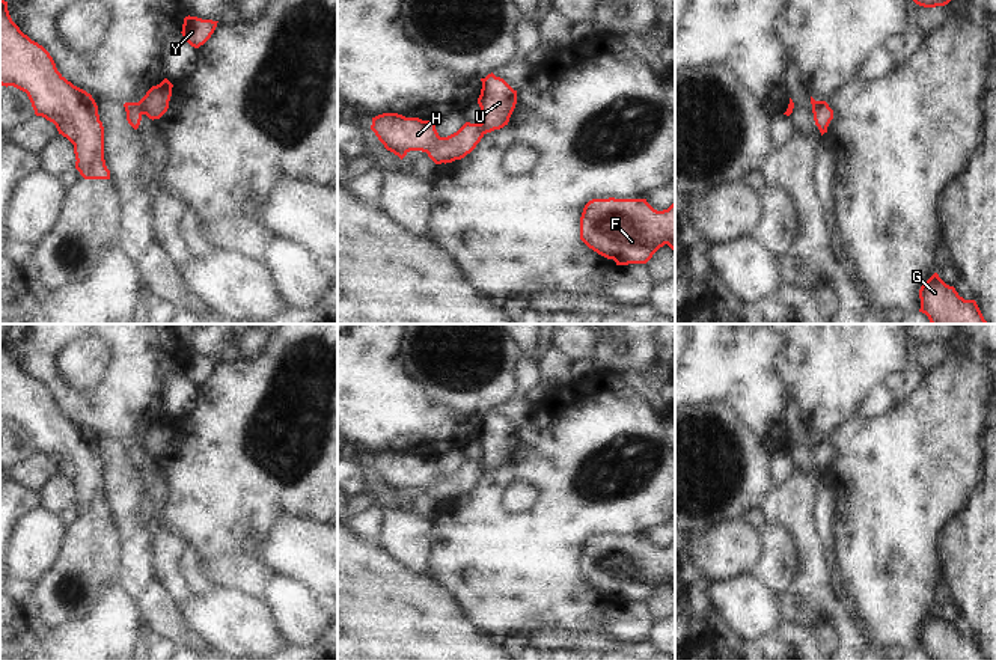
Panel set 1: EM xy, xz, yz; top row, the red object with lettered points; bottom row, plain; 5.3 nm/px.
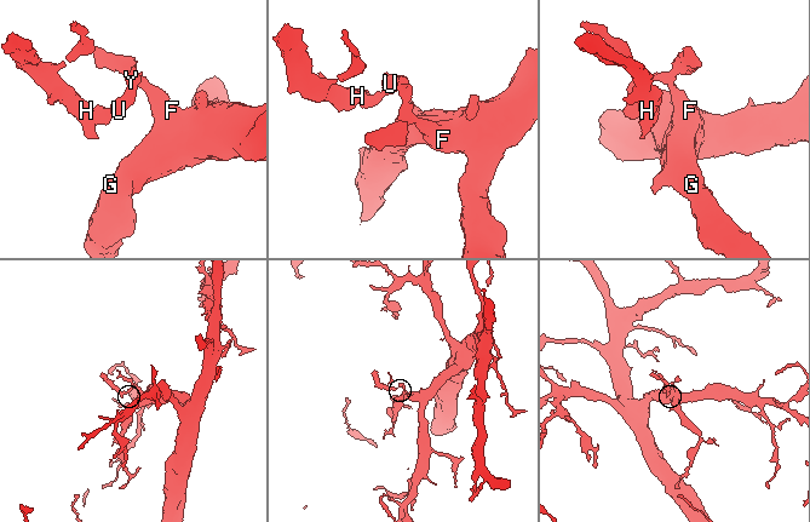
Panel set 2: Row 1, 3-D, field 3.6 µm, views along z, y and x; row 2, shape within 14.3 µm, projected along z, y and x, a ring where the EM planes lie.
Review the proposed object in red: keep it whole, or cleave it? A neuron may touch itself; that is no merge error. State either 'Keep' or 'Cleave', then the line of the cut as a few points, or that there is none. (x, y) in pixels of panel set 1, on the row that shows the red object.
Cleave. Split along xy (139, 101), (145, 113).

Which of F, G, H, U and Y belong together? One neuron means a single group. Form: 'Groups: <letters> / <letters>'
Groups: F G U Y / H.

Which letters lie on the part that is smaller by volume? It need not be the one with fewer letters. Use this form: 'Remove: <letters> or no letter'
Remove: H

